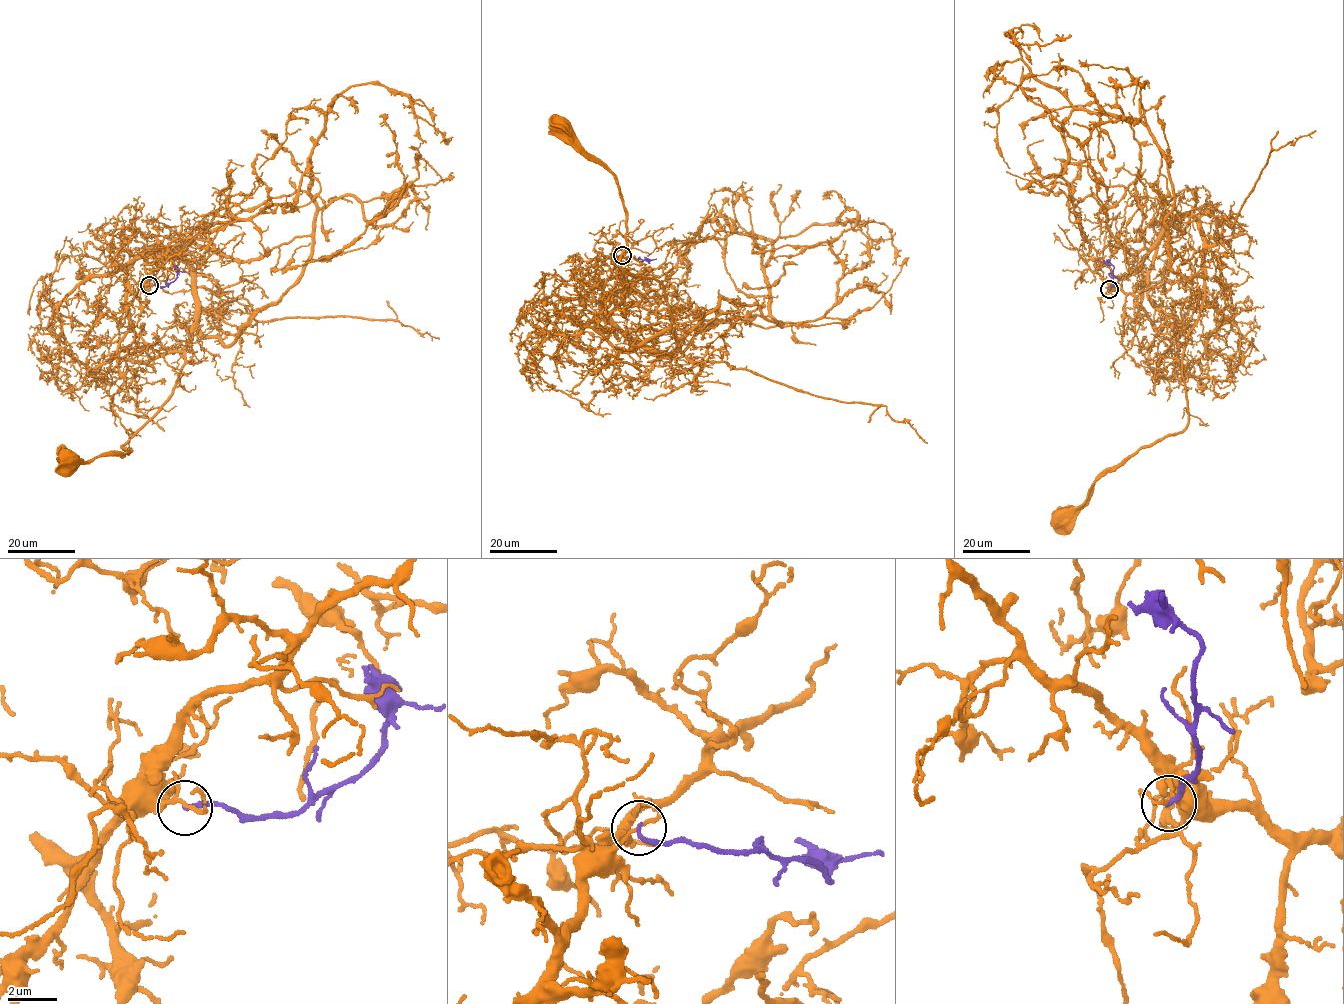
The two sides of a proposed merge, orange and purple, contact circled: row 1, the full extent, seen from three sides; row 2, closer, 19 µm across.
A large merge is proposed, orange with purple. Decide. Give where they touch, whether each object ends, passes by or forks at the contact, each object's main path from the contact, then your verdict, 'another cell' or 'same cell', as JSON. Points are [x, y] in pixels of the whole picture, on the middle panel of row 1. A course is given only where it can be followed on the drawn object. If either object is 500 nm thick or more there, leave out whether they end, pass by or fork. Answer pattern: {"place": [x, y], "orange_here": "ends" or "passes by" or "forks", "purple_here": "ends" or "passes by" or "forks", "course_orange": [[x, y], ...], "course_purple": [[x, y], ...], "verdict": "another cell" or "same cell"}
{"place": [622, 255], "orange_here": "forks", "purple_here": "ends", "course_orange": [[622, 256], [602, 314], [667, 355], [677, 340], [663, 284], [619, 260], [618, 184], [558, 122]], "course_purple": [[622, 256], [649, 262], [644, 257]], "verdict": "another cell"}

